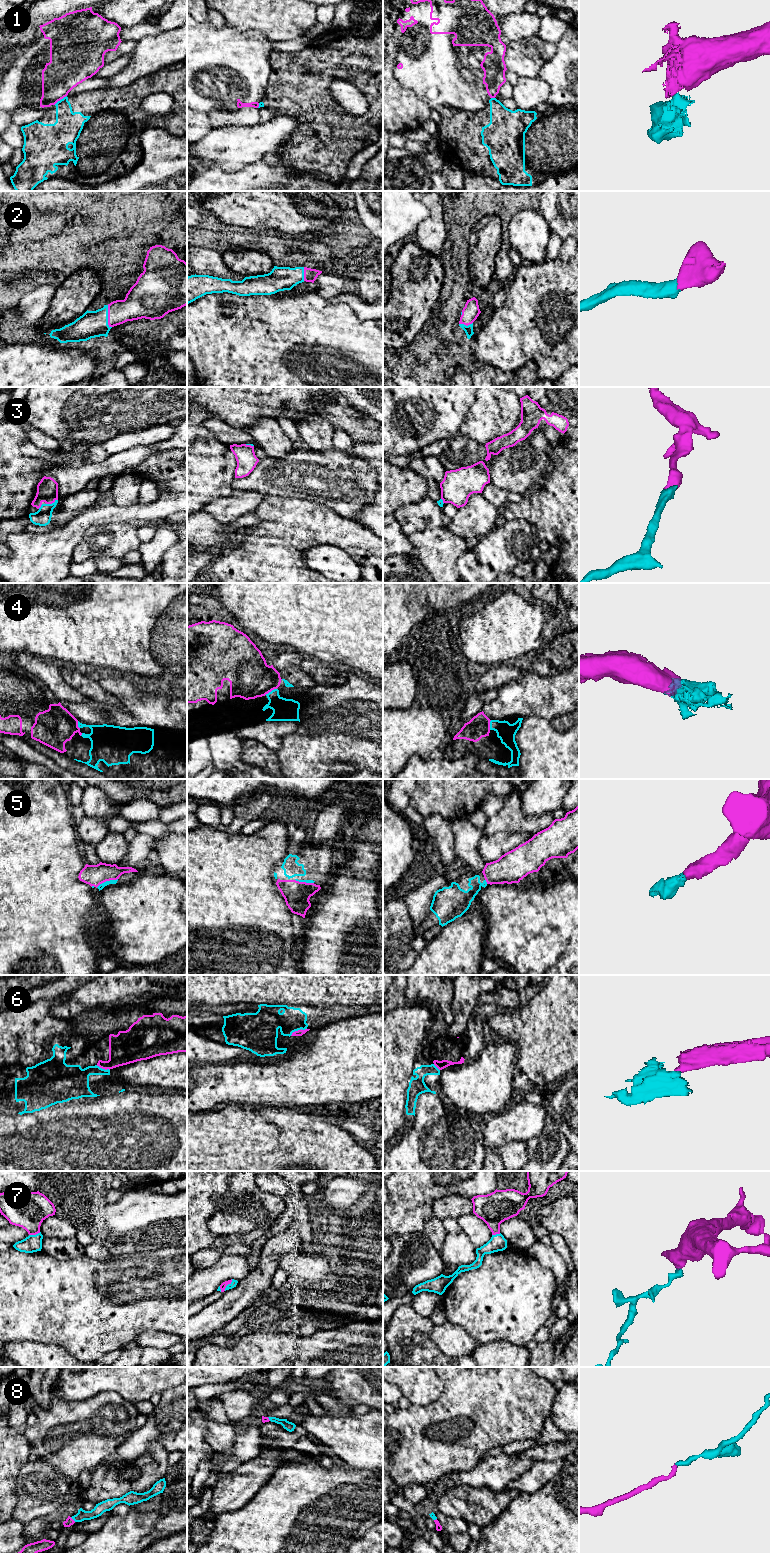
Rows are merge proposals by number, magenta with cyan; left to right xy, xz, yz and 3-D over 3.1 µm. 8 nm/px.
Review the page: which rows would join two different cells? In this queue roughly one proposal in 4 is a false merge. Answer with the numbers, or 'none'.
1

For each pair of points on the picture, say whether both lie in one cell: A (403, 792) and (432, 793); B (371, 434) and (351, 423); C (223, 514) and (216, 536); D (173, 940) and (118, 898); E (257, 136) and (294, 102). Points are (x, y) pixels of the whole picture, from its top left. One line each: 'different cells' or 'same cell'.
A: different cells
B: same cell
C: different cells
D: same cell
E: different cells

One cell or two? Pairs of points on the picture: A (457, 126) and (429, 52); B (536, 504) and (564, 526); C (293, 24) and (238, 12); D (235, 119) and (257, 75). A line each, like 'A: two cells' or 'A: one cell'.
A: two cells
B: one cell
C: one cell
D: two cells

